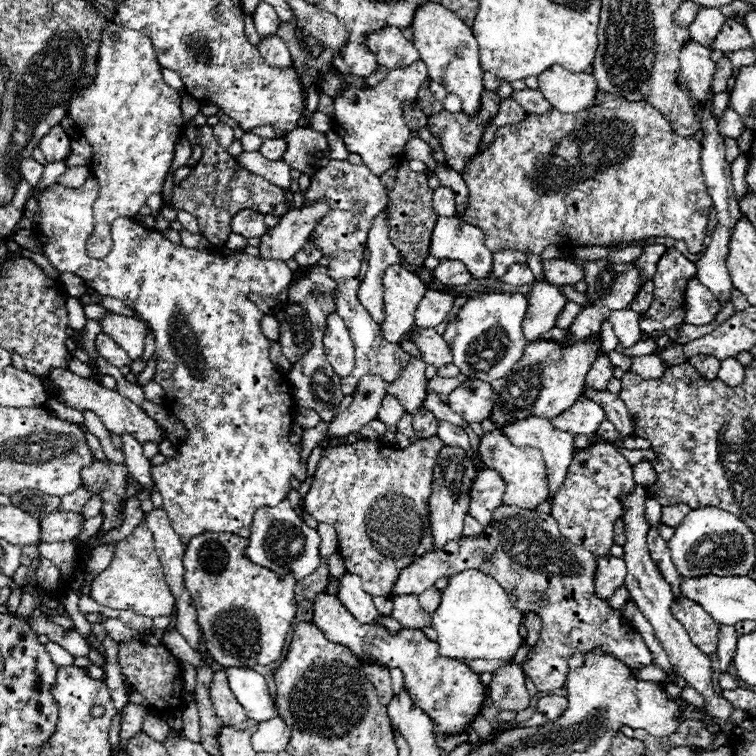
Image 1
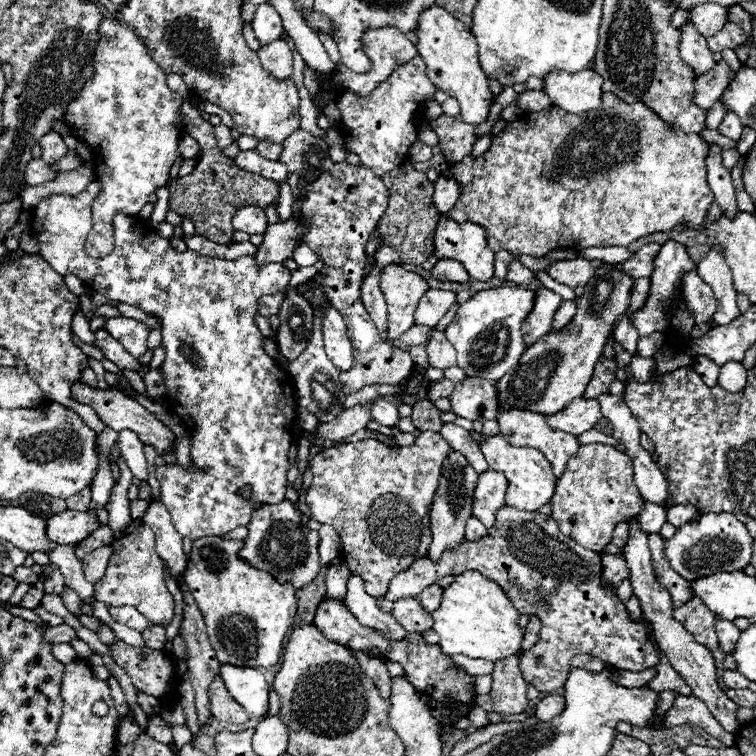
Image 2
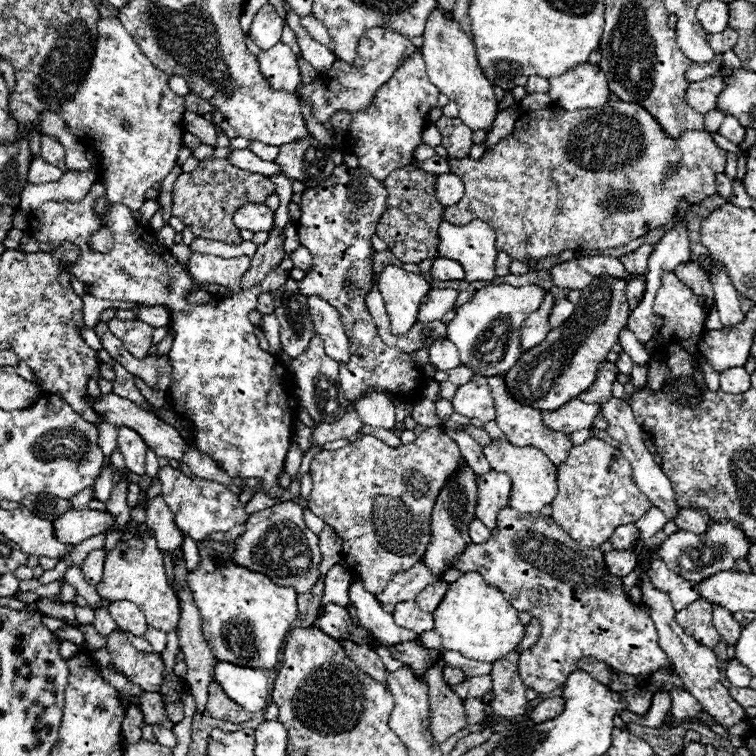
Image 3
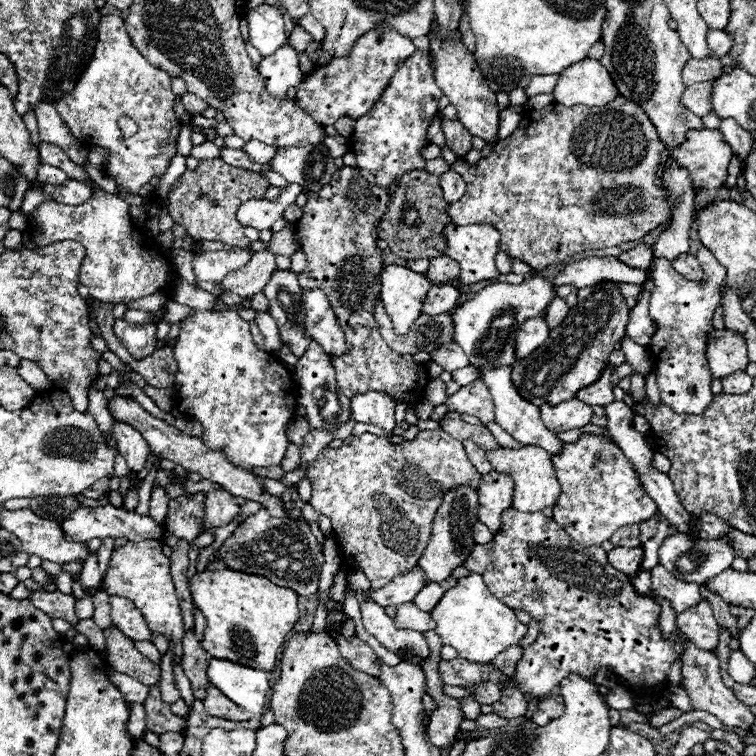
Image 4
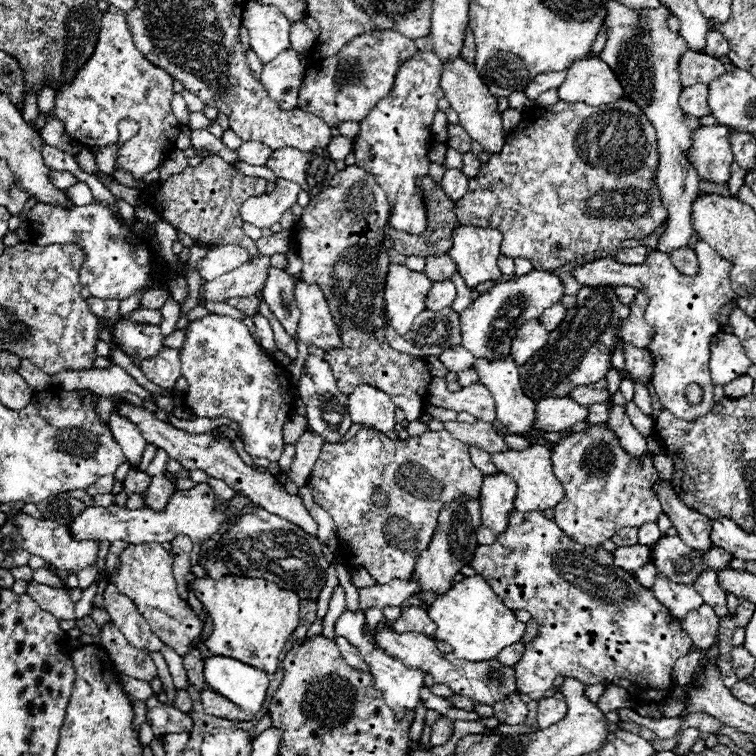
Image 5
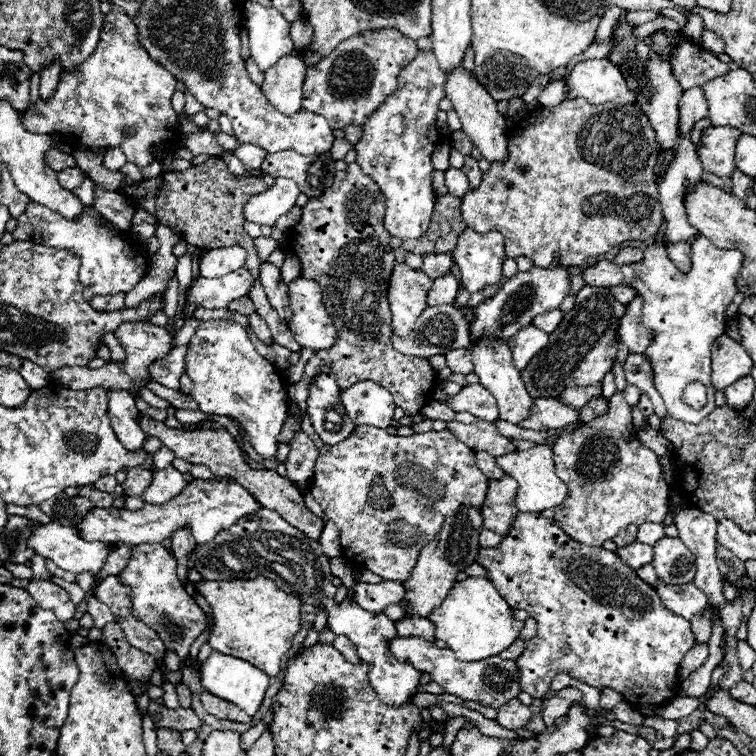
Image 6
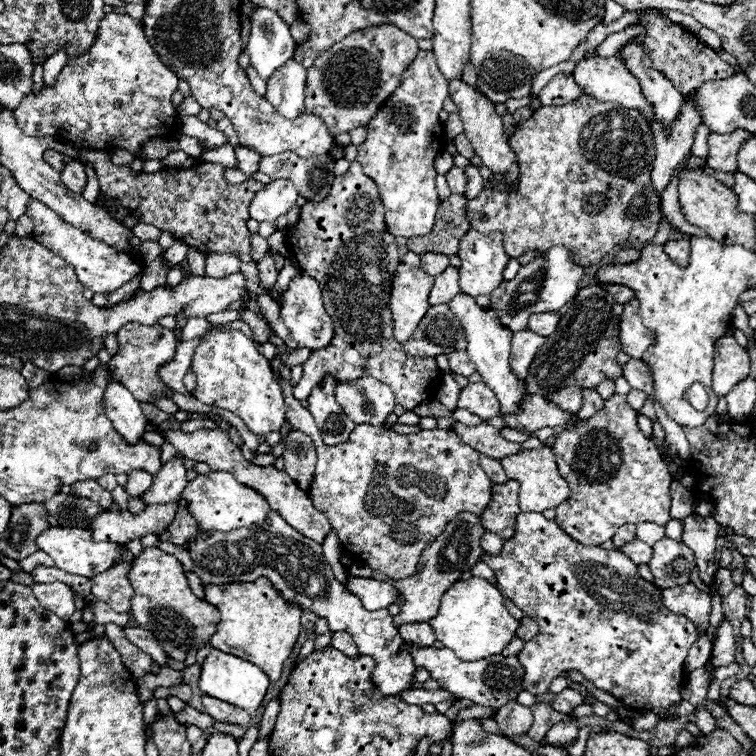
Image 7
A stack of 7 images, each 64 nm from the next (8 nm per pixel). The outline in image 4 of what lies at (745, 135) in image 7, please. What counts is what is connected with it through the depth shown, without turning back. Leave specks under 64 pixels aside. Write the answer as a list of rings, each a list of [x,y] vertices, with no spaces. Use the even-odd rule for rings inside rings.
[[[708,128],[690,130],[686,134],[686,142],[676,148],[676,162],[690,172],[692,184],[694,184],[696,190],[698,188],[718,188],[718,186],[722,186],[726,182],[726,176],[728,176],[730,158],[732,158],[732,150],[730,150],[730,146],[724,140],[720,130],[708,130]]]

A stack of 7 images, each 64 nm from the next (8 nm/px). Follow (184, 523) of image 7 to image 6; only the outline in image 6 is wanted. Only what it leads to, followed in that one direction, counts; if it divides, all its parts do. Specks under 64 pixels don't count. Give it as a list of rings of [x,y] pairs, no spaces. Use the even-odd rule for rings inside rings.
[[[182,528],[178,532],[172,534],[172,550],[174,550],[174,558],[178,560],[178,578],[182,582],[186,582],[186,574],[188,574],[188,568],[186,568],[186,560],[188,560],[188,554],[196,548],[196,540],[190,532],[190,528]]]

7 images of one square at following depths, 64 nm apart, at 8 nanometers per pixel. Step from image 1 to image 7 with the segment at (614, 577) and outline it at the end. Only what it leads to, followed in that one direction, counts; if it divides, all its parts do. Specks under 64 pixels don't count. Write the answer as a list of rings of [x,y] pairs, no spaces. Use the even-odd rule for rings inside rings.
[[[634,538],[630,544],[622,546],[620,550],[622,550],[624,554],[628,554],[634,564],[648,564],[650,558],[652,558],[652,546],[648,546],[646,542],[642,542],[642,540],[638,540],[638,538]]]

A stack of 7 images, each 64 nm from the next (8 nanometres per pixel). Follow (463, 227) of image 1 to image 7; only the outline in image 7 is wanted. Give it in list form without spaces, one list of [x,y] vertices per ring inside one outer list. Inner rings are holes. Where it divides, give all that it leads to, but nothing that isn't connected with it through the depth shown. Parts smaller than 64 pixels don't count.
[[[468,230],[466,236],[462,236],[458,256],[462,258],[460,264],[460,290],[470,296],[488,296],[494,288],[502,284],[502,272],[510,260],[510,256],[504,252],[502,234],[494,232],[490,236],[480,234],[476,230]]]

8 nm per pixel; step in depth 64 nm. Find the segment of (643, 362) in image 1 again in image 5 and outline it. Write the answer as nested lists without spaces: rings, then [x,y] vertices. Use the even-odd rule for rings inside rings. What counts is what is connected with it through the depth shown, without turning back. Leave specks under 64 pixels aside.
[[[634,384],[636,386],[636,396],[634,396],[634,404],[644,412],[644,414],[652,414],[652,398],[650,392],[646,390],[646,386],[642,384]]]

